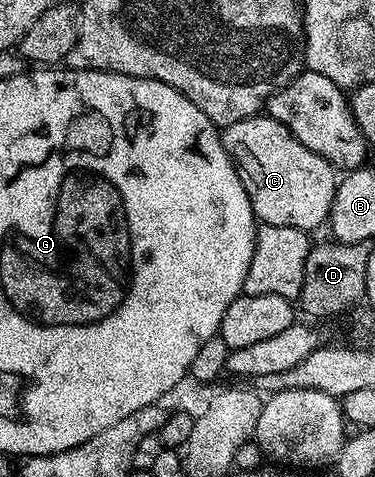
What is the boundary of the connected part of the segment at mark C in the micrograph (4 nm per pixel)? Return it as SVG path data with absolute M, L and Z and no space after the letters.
M268 114L249 116L221 129L222 145L238 171L255 217L262 224L318 228L330 219L336 169L320 154L308 150L280 122Z

